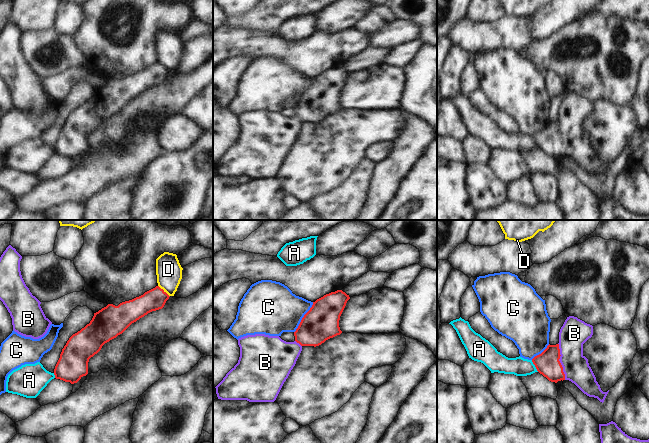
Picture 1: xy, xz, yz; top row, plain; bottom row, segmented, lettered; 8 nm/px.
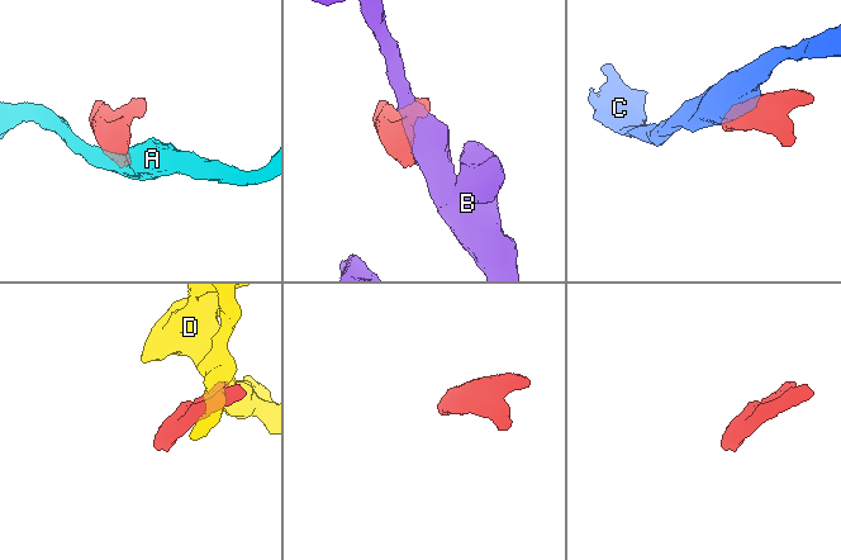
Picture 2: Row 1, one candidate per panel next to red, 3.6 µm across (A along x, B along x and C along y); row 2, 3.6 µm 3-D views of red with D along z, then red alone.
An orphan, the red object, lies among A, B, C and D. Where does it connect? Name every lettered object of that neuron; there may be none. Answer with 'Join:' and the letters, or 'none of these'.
Join: B

